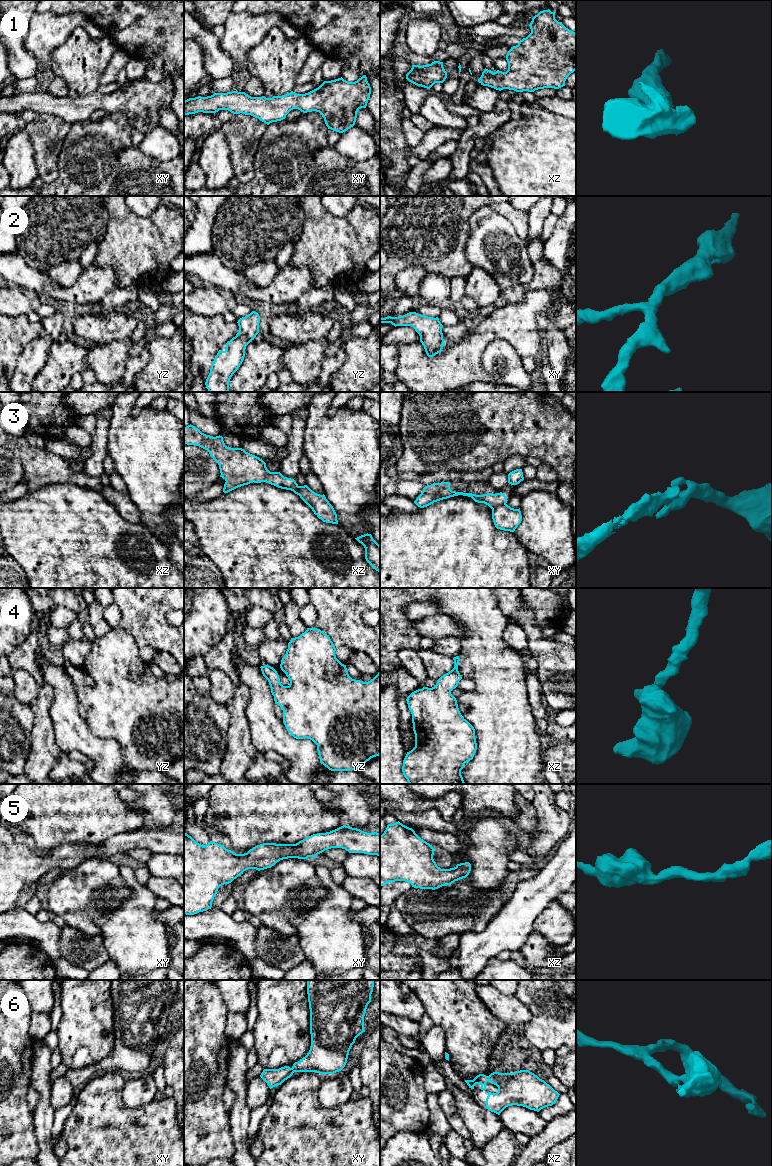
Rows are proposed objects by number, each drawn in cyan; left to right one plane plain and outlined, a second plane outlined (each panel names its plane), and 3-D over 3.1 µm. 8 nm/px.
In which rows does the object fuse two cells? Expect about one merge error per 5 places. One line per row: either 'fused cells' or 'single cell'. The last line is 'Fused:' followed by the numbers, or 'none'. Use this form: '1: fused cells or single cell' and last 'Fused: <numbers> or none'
1: single cell
2: single cell
3: fused cells
4: single cell
5: single cell
6: single cell
Fused: 3

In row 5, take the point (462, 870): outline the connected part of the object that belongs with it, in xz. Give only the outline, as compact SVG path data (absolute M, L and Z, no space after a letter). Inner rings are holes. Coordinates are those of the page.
M399 821L388 824L380 835L380 887L389 882L405 881L414 888L438 889L466 878L471 871L469 862L457 864L454 868L441 869L433 859L435 849L421 839L412 828Z

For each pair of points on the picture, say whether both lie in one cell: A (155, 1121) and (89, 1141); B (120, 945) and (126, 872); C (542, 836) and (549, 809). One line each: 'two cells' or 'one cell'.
A: one cell
B: one cell
C: one cell

